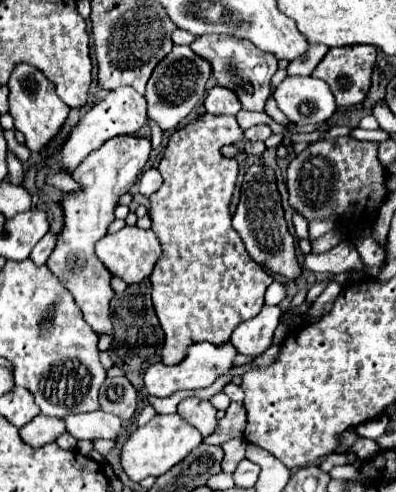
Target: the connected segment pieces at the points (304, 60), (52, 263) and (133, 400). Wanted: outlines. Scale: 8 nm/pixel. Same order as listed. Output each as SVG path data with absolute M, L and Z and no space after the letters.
M316 44L316 46L310 46L308 52L300 58L300 60L294 60L288 64L288 76L310 76L312 70L320 64L320 60L326 56L328 48L324 44Z
M130 134L114 136L106 144L102 144L102 148L90 152L84 162L72 172L72 178L80 184L80 190L64 192L60 200L60 208L64 212L64 228L58 234L54 252L50 254L46 266L50 268L50 272L54 272L54 276L58 276L58 280L62 280L64 288L70 290L84 314L84 320L92 326L96 334L112 334L108 310L114 292L110 288L112 274L98 260L94 244L108 232L108 226L114 220L114 208L118 206L118 198L136 184L138 176L144 170L144 164L148 162L150 152L152 144L148 138Z
M126 376L104 380L100 388L100 408L120 416L122 420L130 420L134 416L138 408L138 394Z

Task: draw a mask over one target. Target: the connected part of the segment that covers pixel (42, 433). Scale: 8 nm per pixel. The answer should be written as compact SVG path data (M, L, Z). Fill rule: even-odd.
M38 414L34 420L30 420L26 426L20 428L22 440L32 444L32 446L42 446L46 442L54 442L64 432L66 432L64 420L50 418L50 416L44 416L44 414Z

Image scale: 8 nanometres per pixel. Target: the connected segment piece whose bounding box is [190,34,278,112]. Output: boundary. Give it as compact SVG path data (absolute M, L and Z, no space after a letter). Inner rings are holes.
M218 34L198 36L190 44L190 48L210 62L214 82L222 84L224 88L230 88L238 96L244 110L256 110L256 112L264 110L264 102L270 96L270 78L278 70L276 56L260 52L254 44L250 44L250 40L238 40L234 36L218 36Z

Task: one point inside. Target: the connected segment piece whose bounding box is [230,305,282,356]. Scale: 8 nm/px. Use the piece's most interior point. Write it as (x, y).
(255, 336)

